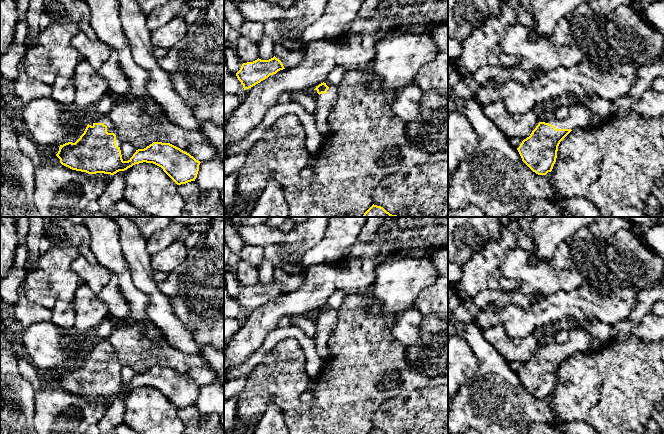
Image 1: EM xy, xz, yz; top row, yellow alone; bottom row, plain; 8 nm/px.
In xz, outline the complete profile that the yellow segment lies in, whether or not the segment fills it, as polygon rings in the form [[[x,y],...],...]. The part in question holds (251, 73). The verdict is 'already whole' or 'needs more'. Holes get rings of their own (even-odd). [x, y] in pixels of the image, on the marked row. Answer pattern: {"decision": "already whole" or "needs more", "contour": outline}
{"decision": "already whole", "contour": [[[275,56],[269,60],[258,58],[253,62],[243,63],[236,76],[246,90],[283,69],[282,62]]]}

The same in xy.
{"decision": "needs more", "contour": [[[96,115],[89,121],[84,133],[75,143],[68,142],[60,145],[56,156],[60,159],[62,165],[88,174],[104,173],[114,175],[119,171],[127,170],[135,164],[146,162],[161,167],[177,185],[195,181],[197,177],[201,162],[170,143],[153,142],[144,149],[136,150],[128,161],[122,159],[121,143],[122,141],[118,137],[115,125],[110,118]]]}

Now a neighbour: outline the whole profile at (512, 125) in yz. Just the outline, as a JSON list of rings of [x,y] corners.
[[[496,101],[481,106],[483,113],[510,139],[522,140],[530,136],[542,117],[536,110],[522,114],[513,114],[502,101]]]

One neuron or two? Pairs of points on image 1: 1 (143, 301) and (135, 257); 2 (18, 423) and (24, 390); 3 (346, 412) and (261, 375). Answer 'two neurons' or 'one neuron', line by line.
1: two neurons
2: one neuron
3: one neuron

